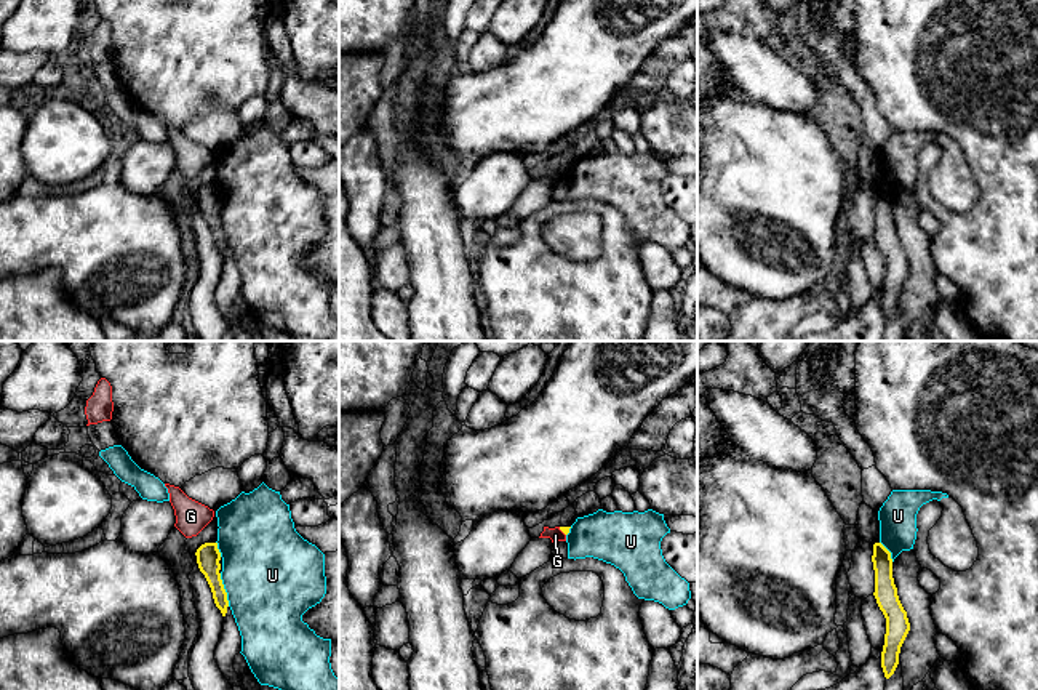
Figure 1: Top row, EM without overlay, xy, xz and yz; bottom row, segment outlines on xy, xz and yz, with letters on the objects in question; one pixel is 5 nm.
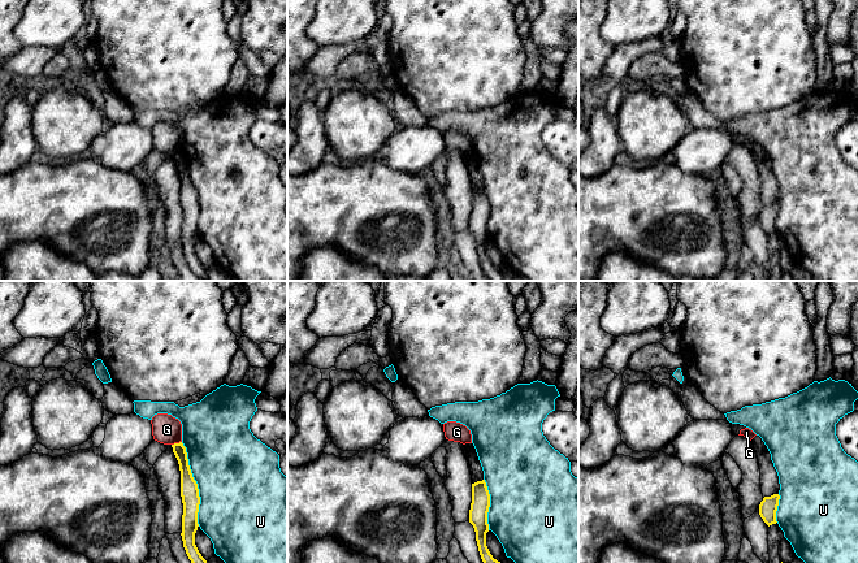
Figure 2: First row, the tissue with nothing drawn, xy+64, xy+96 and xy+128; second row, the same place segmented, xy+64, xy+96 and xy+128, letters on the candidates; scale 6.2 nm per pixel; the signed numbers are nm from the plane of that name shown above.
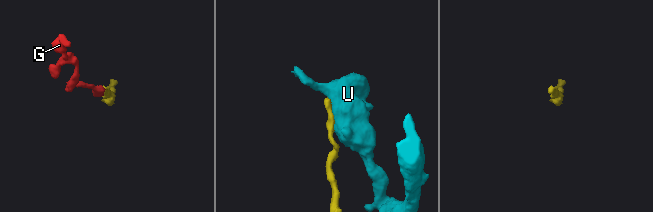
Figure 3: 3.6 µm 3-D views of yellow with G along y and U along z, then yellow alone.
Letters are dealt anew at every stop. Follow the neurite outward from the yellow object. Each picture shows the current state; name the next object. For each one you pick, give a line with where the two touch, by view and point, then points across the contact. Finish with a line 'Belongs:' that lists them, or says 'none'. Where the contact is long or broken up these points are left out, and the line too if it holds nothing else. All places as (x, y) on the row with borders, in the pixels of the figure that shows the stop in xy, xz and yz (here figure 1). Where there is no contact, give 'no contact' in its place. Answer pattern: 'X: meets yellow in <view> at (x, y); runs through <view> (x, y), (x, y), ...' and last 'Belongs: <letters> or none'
Belongs: none

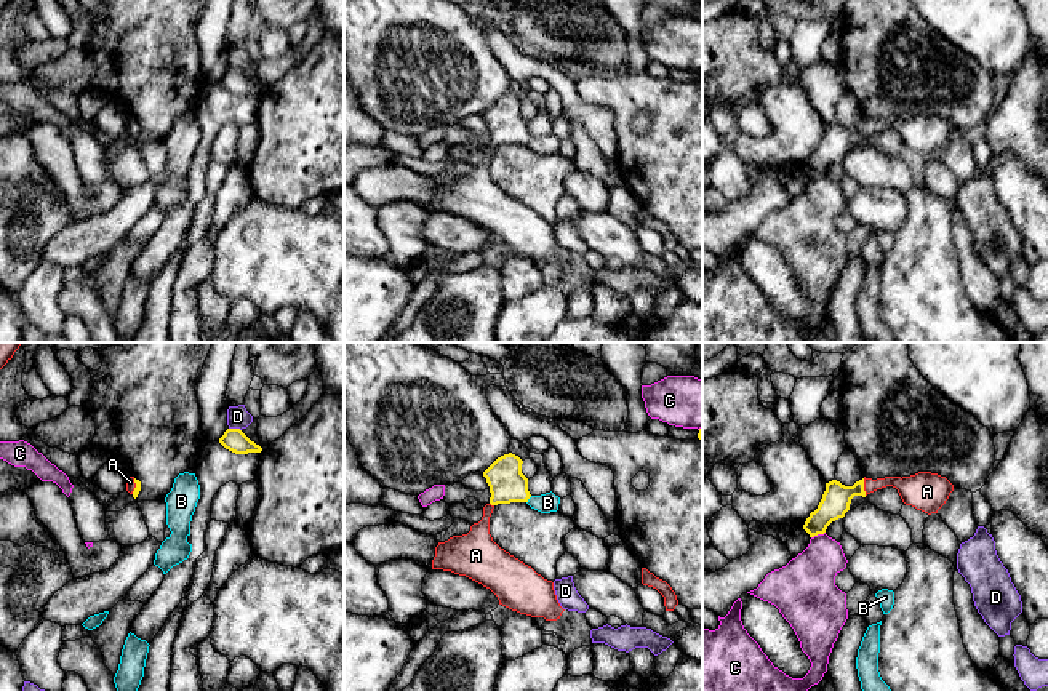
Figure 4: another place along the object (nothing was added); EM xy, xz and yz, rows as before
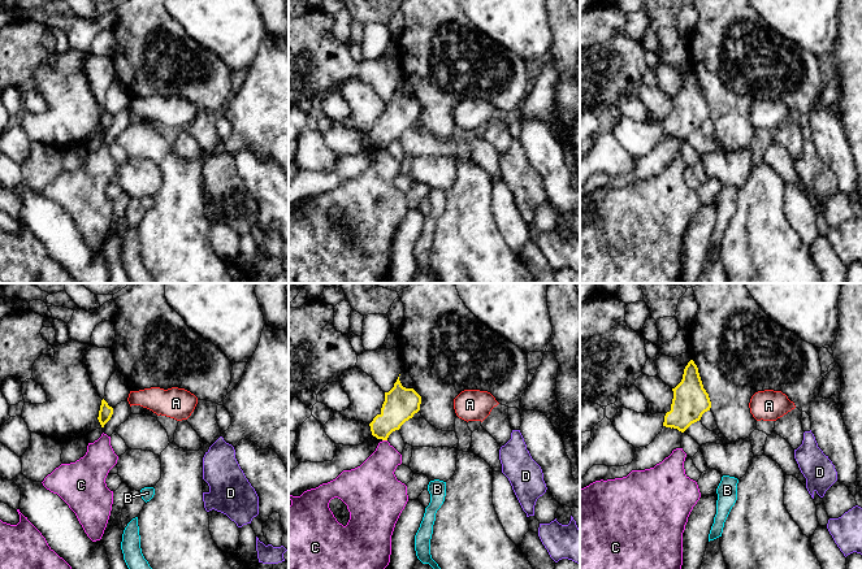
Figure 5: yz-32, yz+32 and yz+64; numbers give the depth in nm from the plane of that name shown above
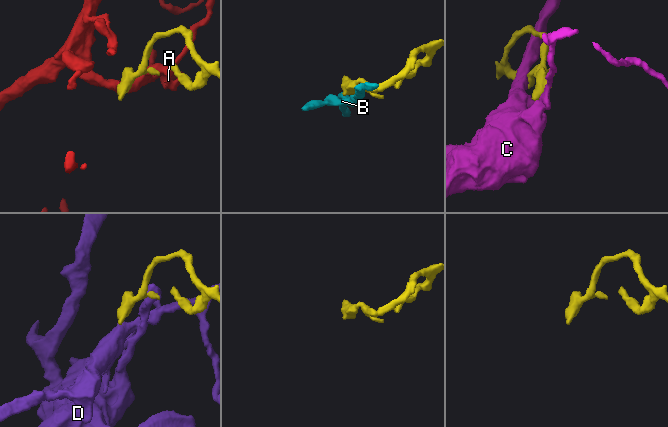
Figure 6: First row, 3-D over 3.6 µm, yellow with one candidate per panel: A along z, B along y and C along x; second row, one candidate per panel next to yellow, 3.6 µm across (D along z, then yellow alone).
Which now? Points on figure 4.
A: meets yellow in yz at (863, 487); runs through yz (836, 501), (842, 495), (863, 487), (898, 482), (912, 490)
Belongs: A

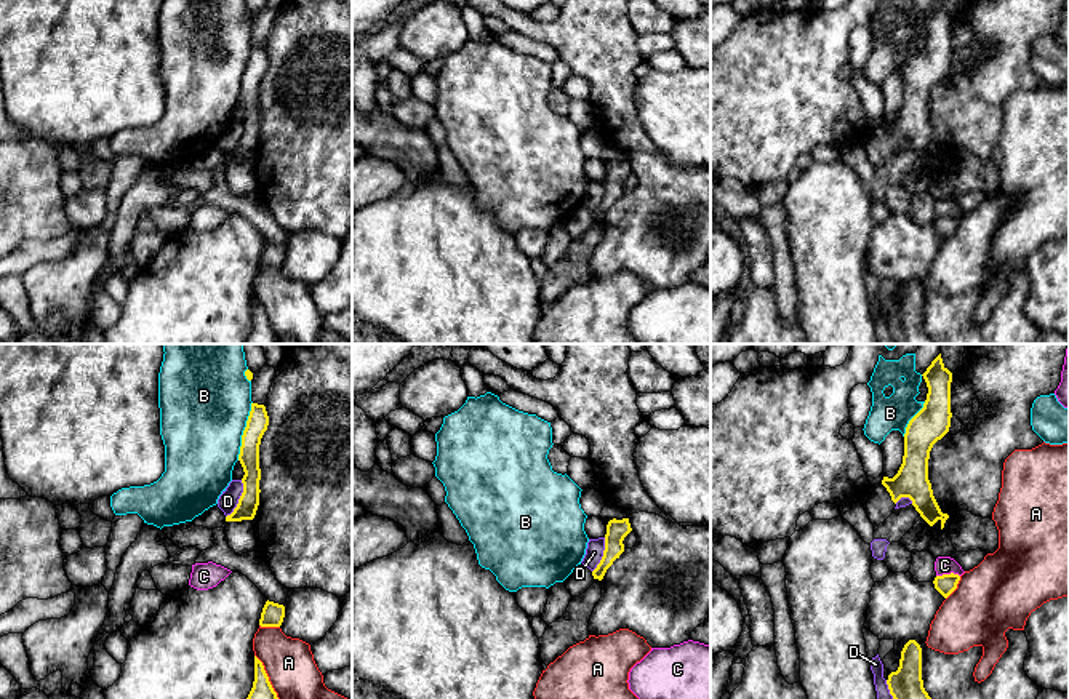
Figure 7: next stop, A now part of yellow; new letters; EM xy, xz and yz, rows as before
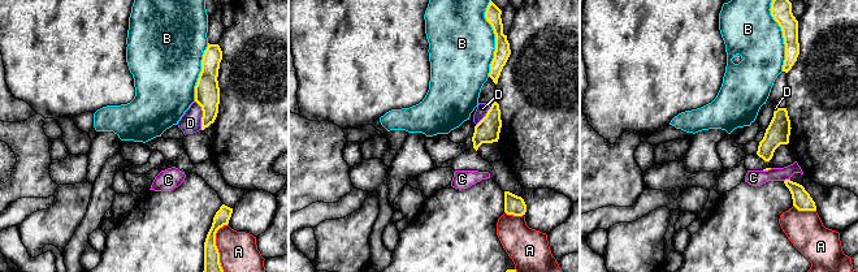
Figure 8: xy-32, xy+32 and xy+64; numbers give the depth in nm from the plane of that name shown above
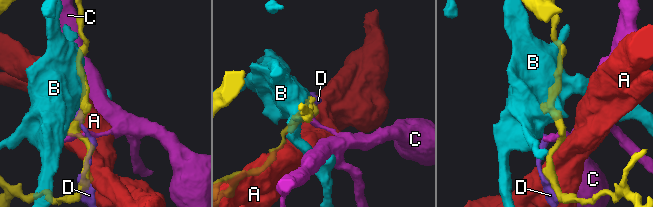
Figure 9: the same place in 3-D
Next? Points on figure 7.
Belongs: none

